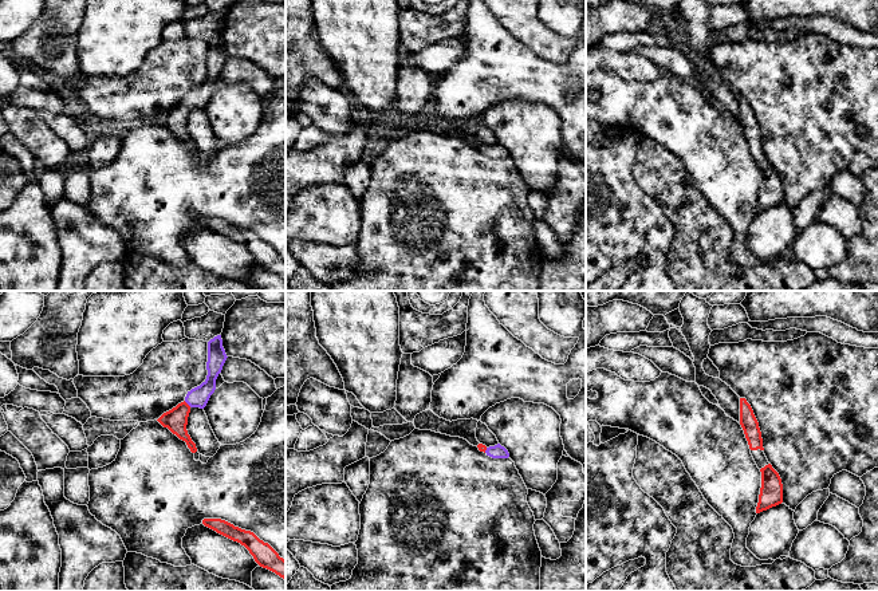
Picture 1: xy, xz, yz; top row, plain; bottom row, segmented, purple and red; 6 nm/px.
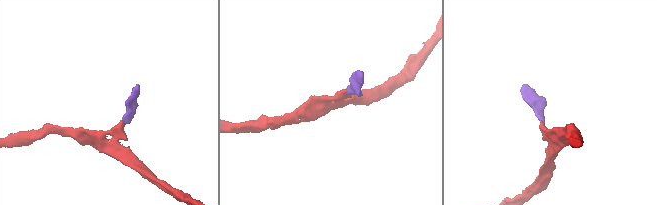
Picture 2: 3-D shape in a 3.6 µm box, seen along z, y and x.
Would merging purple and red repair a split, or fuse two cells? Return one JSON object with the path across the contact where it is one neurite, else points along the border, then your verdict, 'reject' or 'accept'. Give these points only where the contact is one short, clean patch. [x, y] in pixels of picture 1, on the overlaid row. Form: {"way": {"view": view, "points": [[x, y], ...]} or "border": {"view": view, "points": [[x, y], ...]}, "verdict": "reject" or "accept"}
{"way": {"view": "xy", "points": [[197, 397], [188, 404], [176, 420]]}, "verdict": "accept"}

